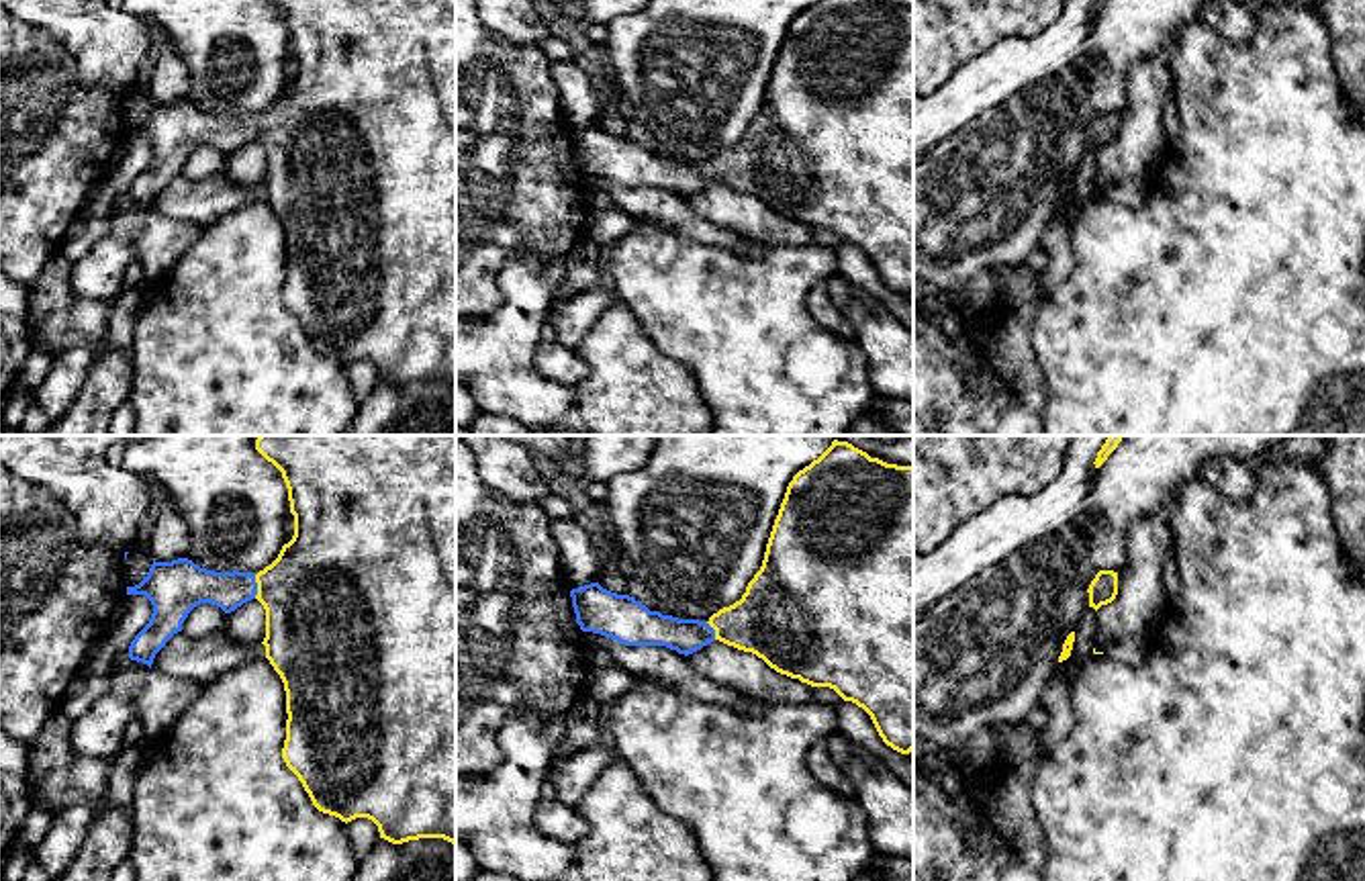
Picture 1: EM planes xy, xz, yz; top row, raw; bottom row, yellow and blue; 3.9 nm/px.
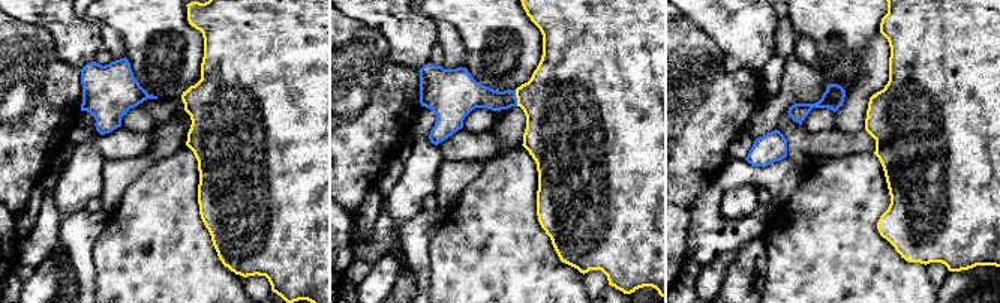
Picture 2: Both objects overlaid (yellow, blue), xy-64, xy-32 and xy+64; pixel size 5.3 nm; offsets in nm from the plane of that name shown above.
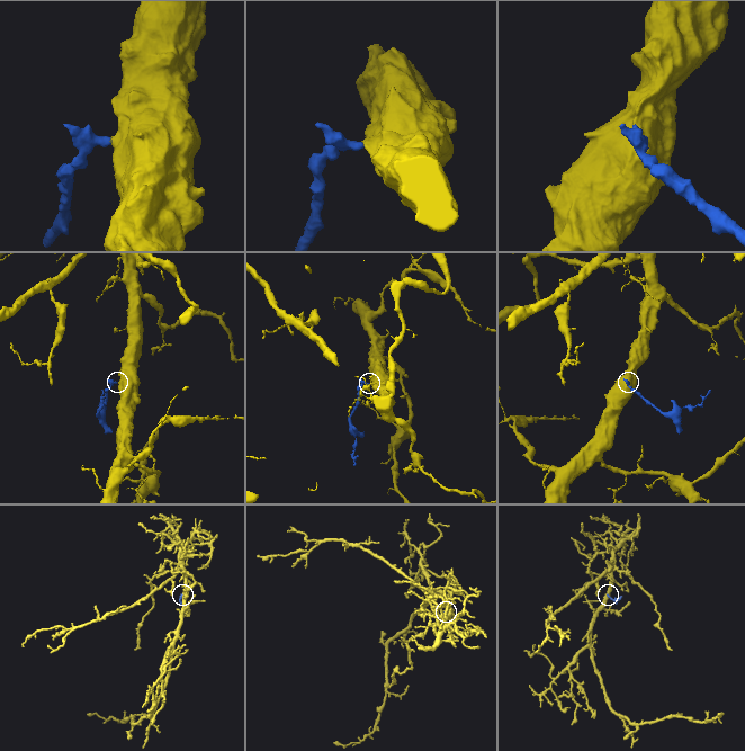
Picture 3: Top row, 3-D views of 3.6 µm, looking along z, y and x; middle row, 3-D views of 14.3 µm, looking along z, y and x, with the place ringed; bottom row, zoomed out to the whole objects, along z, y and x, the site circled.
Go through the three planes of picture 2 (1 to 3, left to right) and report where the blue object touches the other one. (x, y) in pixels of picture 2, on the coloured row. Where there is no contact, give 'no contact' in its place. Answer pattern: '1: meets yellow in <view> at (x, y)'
1: no contact
2: meets yellow in xy-32 at (516, 96)
3: no contact

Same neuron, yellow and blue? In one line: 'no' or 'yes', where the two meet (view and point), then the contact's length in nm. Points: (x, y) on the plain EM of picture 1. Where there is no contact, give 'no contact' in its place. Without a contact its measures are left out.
yes; meets yellow in xy at (258, 129); contact 100 nm long

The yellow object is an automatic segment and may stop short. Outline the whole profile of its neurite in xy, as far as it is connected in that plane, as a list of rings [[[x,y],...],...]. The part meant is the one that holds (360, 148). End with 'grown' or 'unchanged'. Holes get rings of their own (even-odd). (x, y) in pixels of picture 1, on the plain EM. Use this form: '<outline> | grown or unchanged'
[[[266,0],[280,14],[288,31],[290,55],[294,57],[294,78],[282,88],[278,100],[251,114],[215,114],[200,110],[188,100],[151,106],[147,119],[127,129],[127,137],[145,137],[153,155],[149,166],[129,188],[129,200],[151,211],[155,196],[166,184],[182,174],[188,155],[210,145],[225,155],[257,141],[266,151],[266,200],[280,217],[286,233],[286,282],[282,300],[298,319],[313,347],[341,364],[368,360],[378,368],[380,380],[403,386],[419,380],[443,380],[456,388],[456,0]]] | grown

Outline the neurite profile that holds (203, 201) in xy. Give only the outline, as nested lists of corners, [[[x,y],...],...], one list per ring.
[[[225,172],[192,180],[174,176],[155,196],[151,211],[176,221],[206,227],[227,213],[235,213],[249,202],[266,200],[266,188],[241,188]]]

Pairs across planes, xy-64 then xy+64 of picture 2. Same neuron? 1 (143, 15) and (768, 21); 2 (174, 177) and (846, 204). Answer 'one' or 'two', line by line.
1: two
2: one

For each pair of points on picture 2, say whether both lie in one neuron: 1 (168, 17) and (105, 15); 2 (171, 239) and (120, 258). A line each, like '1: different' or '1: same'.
1: same
2: same

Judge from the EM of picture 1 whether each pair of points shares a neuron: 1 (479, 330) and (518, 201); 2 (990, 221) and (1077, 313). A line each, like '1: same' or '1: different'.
1: different
2: different

